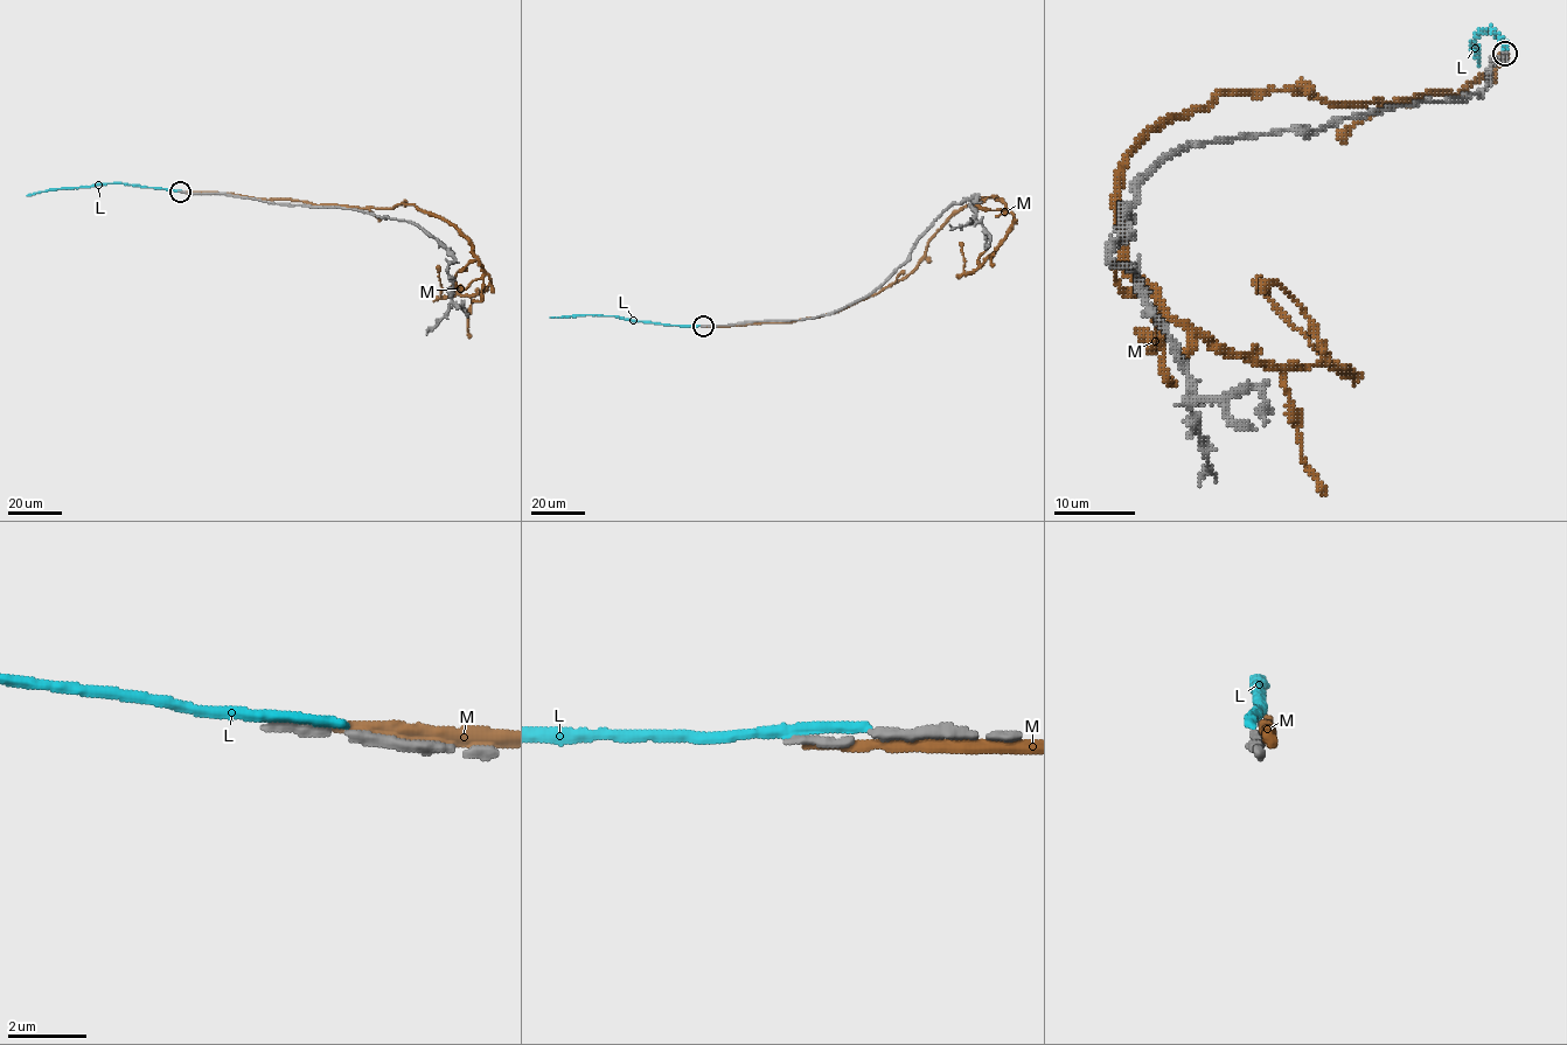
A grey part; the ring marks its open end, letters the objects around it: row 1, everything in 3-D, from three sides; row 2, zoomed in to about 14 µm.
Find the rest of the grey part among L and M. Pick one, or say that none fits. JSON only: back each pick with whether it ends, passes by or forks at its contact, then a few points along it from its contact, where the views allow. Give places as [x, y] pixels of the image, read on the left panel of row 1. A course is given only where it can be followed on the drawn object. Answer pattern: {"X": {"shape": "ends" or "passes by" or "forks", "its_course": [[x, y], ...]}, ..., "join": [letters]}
{"join": []}

